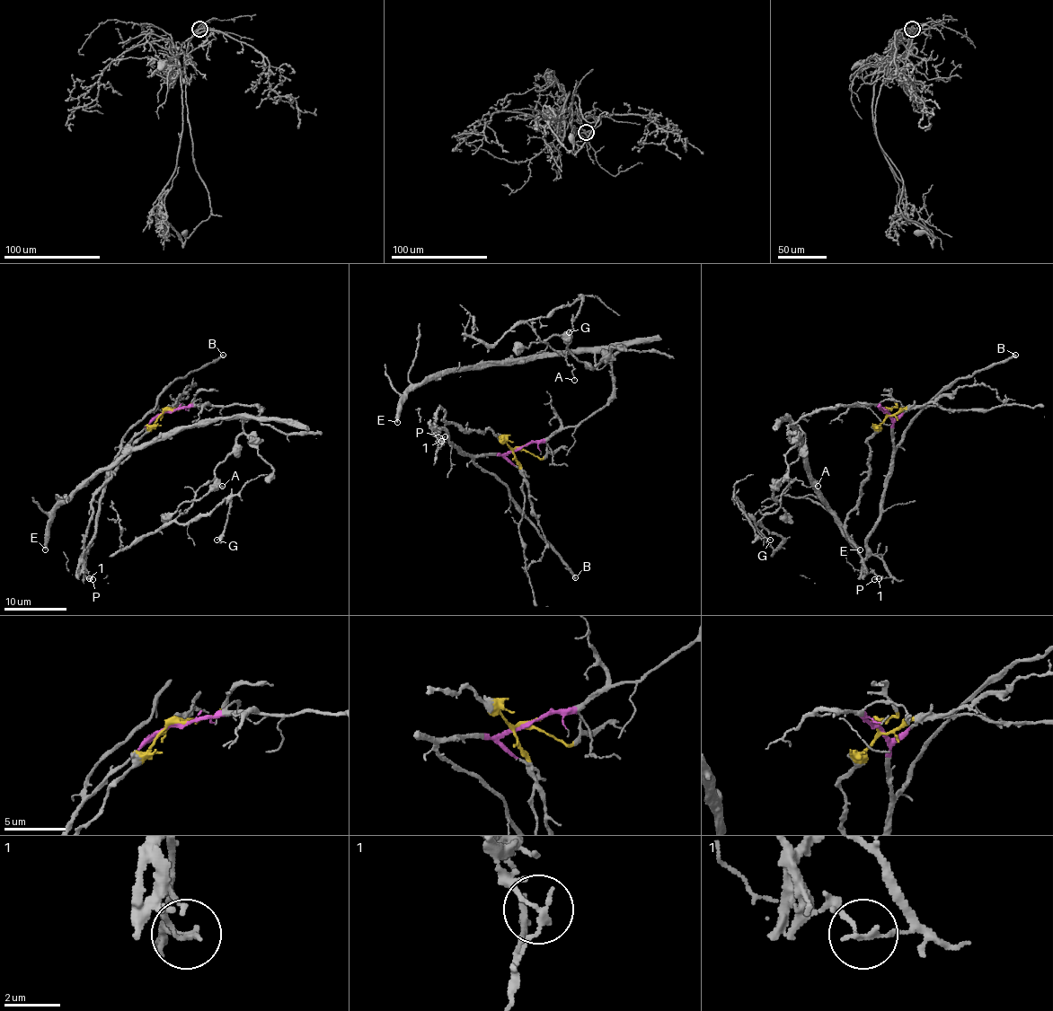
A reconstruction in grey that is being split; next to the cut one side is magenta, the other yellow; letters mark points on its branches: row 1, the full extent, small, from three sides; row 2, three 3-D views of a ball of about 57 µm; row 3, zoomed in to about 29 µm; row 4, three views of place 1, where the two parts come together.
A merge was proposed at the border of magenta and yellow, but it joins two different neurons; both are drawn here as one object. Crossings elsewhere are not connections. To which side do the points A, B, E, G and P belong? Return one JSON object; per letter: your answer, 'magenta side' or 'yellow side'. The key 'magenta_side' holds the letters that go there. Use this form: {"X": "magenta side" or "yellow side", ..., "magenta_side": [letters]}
{"A": "magenta side", "B": "magenta side", "E": "magenta side", "G": "magenta side", "P": "yellow side", "magenta_side": ["A", "B", "E", "G"]}

